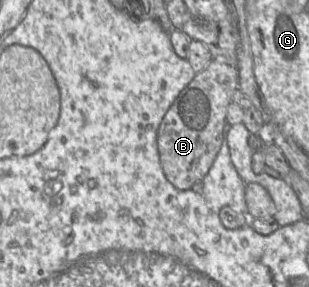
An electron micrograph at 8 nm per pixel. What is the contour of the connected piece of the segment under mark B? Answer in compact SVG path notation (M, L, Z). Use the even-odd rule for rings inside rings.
M213 58L204 70L195 74L164 115L157 148L163 173L175 188L190 189L208 173L222 145L227 107L237 88L237 67Z

